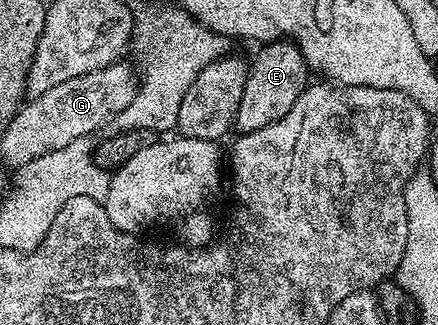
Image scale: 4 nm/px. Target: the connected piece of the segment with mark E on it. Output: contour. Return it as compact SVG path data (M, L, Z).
M269 42L257 50L260 51L257 52L256 59L251 59L246 88L242 92L242 101L238 103L235 129L240 134L266 128L266 124L274 124L274 120L282 120L282 116L286 116L286 112L294 108L294 100L302 96L305 86L310 82L308 65L295 42Z

